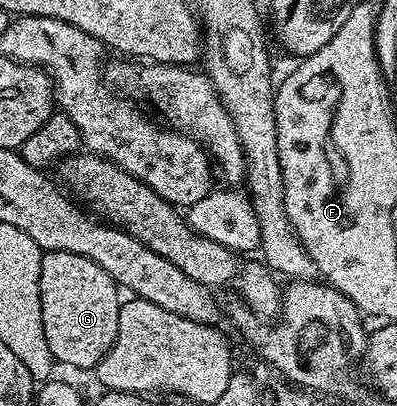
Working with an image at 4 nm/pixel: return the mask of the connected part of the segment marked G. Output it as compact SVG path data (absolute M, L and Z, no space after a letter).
M46 251L41 260L41 276L39 277L39 295L41 296L41 324L45 328L45 340L49 344L49 352L55 357L60 367L72 366L75 370L94 371L95 367L114 344L117 336L117 320L121 305L120 287L93 260L85 256L77 256L73 252Z

